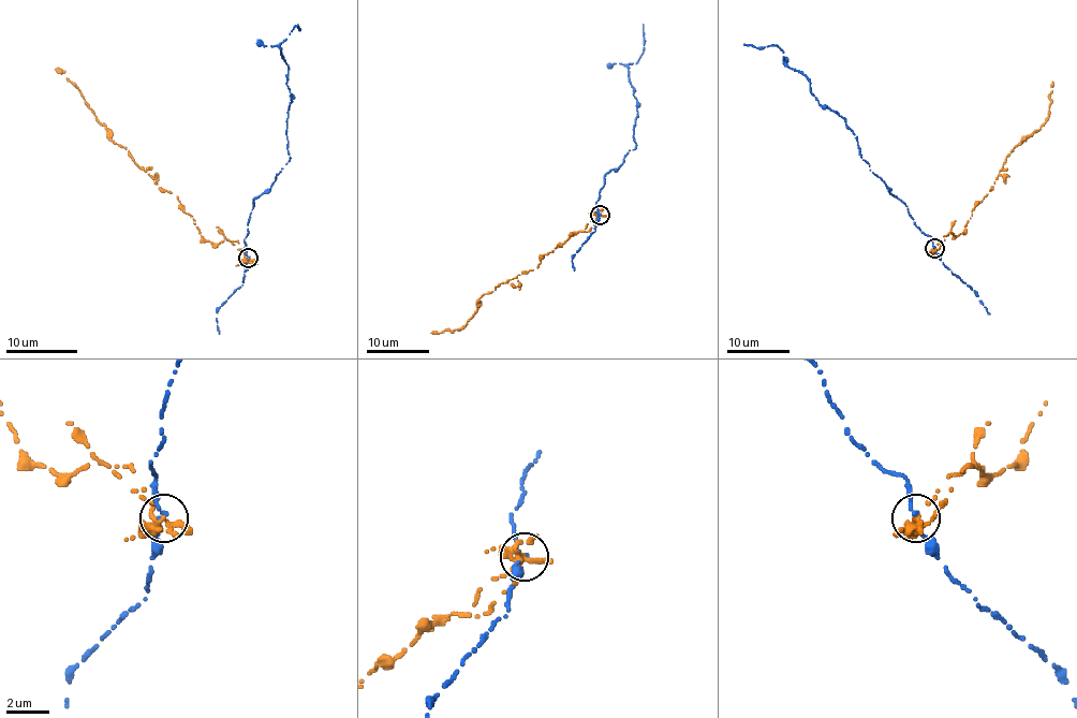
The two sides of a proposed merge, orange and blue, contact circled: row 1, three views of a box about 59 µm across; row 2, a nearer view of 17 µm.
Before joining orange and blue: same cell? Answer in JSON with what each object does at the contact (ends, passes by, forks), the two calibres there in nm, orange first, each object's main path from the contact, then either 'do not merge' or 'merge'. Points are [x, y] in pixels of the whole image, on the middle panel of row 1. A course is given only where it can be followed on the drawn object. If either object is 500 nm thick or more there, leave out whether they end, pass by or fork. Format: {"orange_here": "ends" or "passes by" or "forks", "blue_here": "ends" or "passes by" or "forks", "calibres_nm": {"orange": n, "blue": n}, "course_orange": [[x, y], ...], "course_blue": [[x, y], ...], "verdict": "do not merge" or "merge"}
{"orange_here": "forks", "blue_here": "ends", "calibres_nm": {"orange": 280, "blue": 190}, "course_orange": [[600, 214], [585, 231], [572, 234], [544, 254], [537, 267], [485, 294], [466, 325], [431, 333]], "course_blue": [[600, 214], [595, 202], [605, 175], [636, 145], [636, 98], [626, 66], [639, 57], [643, 25]], "verdict": "do not merge"}

